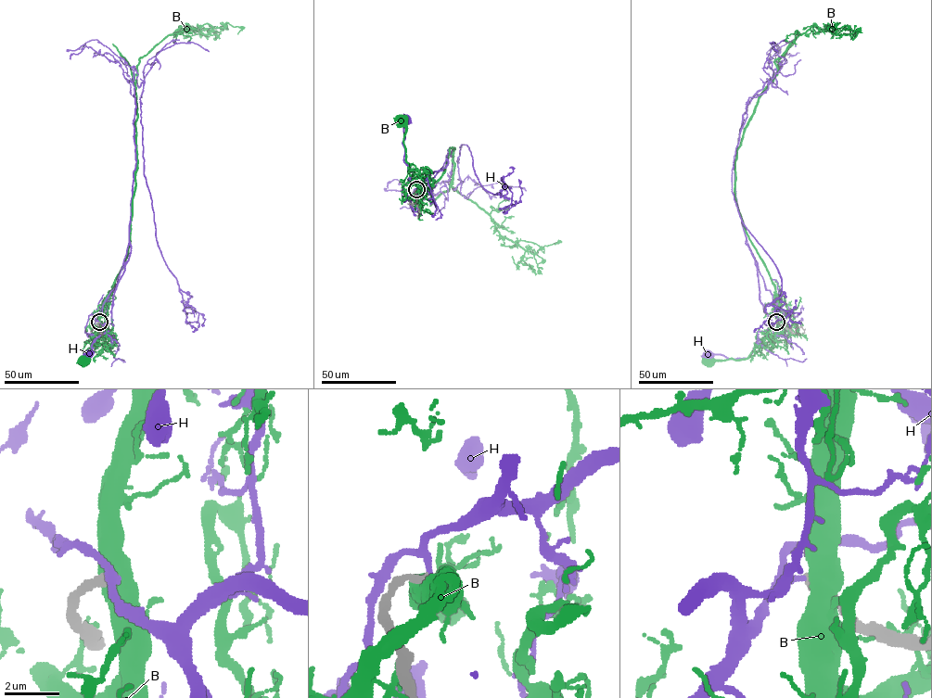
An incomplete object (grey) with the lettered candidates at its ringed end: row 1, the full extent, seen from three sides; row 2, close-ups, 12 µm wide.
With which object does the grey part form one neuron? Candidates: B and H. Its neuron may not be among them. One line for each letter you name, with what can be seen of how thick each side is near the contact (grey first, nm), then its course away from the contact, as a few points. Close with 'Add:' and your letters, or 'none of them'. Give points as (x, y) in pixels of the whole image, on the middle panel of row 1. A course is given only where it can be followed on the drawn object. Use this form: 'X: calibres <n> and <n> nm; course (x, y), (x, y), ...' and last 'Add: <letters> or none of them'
H: calibres 280 and 240 nm; course (416, 189), (425, 172), (411, 170), (404, 162), (404, 122)
Add: H

